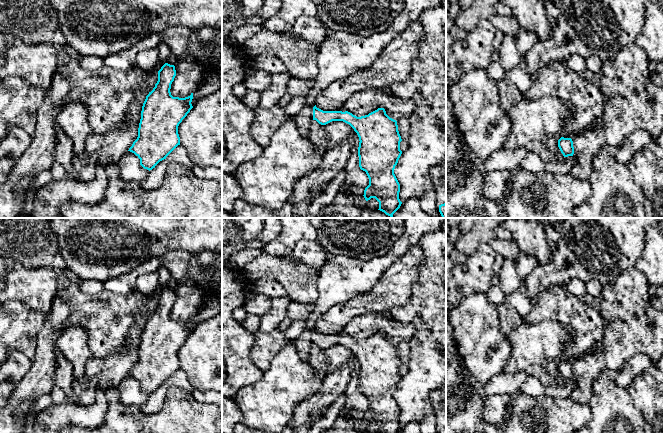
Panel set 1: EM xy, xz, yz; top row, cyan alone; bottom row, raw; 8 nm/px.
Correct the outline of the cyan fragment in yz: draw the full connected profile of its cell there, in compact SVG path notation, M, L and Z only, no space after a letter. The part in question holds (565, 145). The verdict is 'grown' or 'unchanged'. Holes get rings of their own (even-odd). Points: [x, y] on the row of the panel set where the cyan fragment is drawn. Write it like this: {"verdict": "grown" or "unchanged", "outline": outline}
{"verdict": "unchanged", "outline": "M561 137L558 140L558 147L564 157L573 156L574 147L573 147L573 141L571 138Z"}

